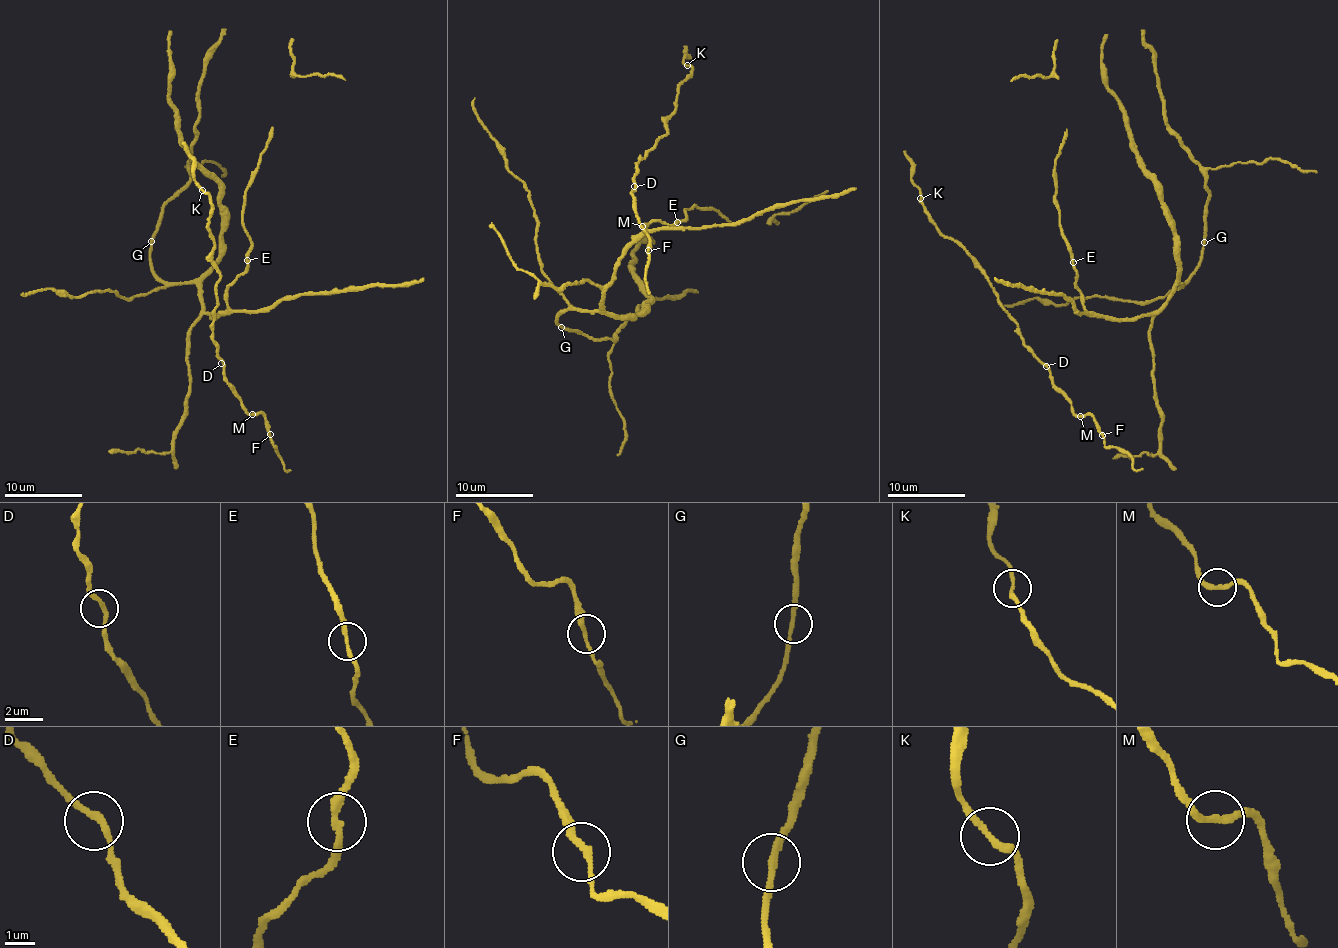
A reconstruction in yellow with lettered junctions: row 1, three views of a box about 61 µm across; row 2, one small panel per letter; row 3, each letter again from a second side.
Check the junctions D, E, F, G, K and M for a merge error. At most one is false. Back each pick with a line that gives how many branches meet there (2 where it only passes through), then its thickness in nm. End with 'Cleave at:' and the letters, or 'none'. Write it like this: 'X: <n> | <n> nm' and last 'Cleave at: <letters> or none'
Cleave at: none

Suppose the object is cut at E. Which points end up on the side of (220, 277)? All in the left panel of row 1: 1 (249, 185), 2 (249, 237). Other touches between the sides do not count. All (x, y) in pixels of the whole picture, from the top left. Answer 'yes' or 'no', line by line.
1: no
2: no

